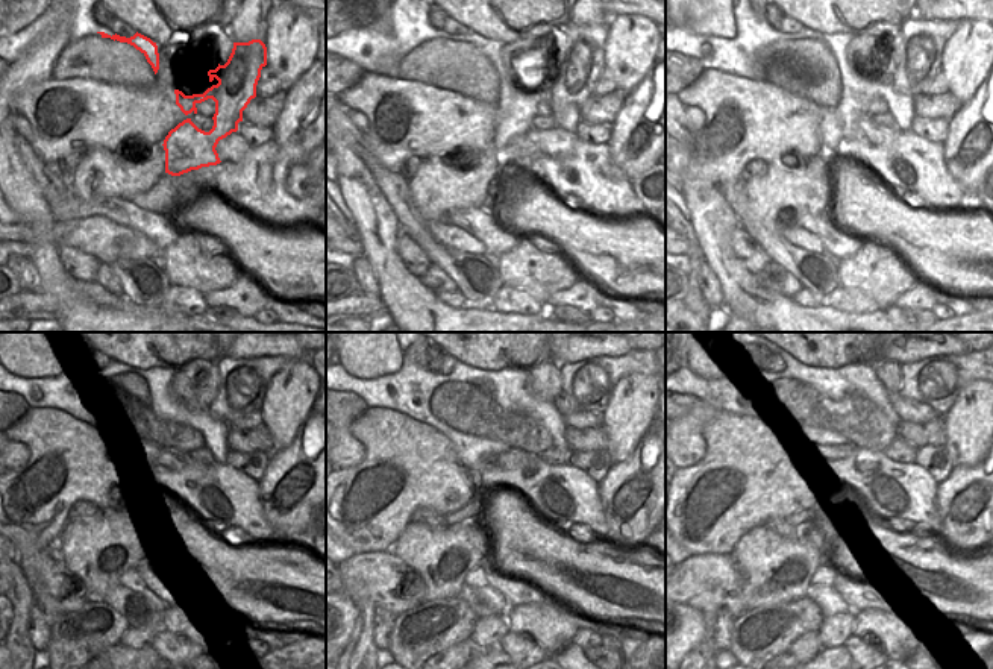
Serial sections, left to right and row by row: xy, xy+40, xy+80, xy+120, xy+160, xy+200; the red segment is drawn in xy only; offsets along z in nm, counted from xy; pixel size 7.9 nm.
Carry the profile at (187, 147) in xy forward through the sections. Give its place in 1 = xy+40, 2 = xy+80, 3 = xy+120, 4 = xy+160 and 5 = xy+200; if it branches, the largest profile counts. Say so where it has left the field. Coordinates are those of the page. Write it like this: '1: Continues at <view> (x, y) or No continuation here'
1: Continues at xy+40 (573, 81)
2: Continues at xy+80 (922, 40)
3: Continues at xy+120 (243, 383)
4: Continues at xy+160 (585, 386)
5: Continues at xy+200 (936, 381)

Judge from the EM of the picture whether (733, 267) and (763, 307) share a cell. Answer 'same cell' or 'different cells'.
same cell

